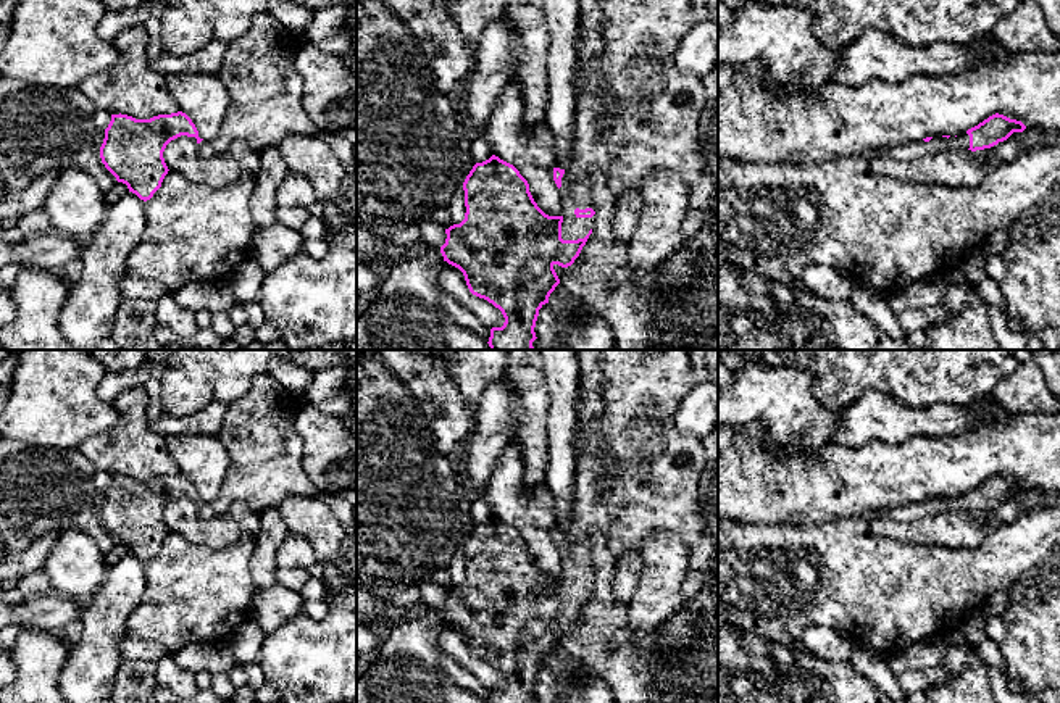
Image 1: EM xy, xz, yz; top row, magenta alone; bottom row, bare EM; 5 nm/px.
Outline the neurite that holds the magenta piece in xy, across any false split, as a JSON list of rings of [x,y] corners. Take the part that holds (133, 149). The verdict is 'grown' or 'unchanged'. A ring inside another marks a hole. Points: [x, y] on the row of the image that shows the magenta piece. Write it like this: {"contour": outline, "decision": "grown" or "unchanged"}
{"contour": [[[268,11],[253,15],[247,34],[226,45],[218,71],[231,103],[215,139],[200,139],[182,111],[150,119],[111,114],[100,147],[102,163],[147,202],[169,171],[163,158],[166,145],[181,135],[195,137],[203,156],[223,153],[236,139],[261,153],[290,134],[319,135],[302,106],[302,77],[294,66],[300,45]]], "decision": "grown"}

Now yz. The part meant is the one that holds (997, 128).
{"contour": [[[992,114],[966,132],[950,137],[926,137],[923,140],[907,140],[891,148],[876,150],[895,160],[913,160],[937,150],[984,150],[1007,140],[1013,132],[1023,132],[1026,126],[1021,121],[1010,119],[1004,114]]], "decision": "grown"}

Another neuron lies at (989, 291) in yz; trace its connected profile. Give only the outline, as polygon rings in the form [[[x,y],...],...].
[[[984,276],[979,279],[978,284],[970,287],[973,287],[978,292],[978,295],[987,303],[987,306],[995,306],[1004,310],[1004,295],[1000,285],[995,281]]]

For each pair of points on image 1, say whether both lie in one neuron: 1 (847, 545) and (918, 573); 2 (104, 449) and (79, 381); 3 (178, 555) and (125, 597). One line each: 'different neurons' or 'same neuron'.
1: same neuron
2: different neurons
3: different neurons

